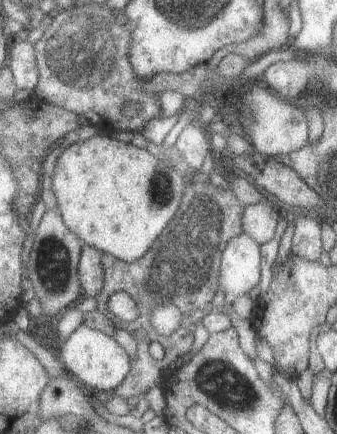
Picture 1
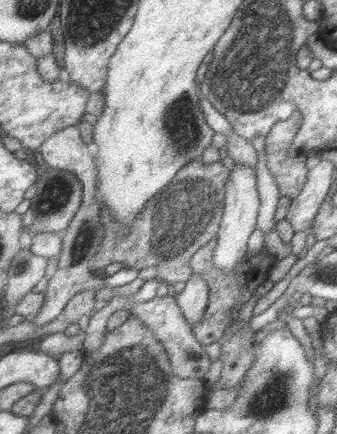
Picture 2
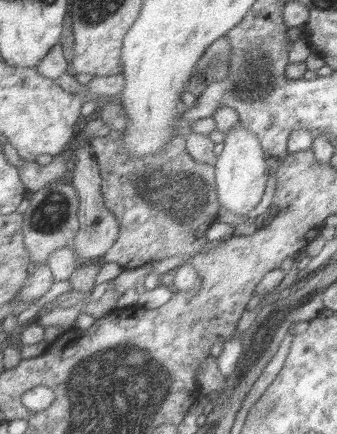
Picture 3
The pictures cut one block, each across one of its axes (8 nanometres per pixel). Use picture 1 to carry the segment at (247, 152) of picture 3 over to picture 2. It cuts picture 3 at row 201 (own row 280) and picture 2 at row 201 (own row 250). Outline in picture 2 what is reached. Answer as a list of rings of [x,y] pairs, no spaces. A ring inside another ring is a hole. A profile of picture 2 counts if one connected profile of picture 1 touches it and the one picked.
[[[237,164],[229,176],[229,184],[227,184],[227,196],[225,196],[225,218],[221,224],[221,232],[217,236],[219,246],[215,252],[215,264],[225,270],[225,272],[235,272],[237,264],[245,258],[245,254],[249,254],[249,238],[255,232],[255,228],[259,228],[259,216],[261,216],[261,192],[259,192],[259,178],[257,178],[257,170],[251,168],[249,164]]]

